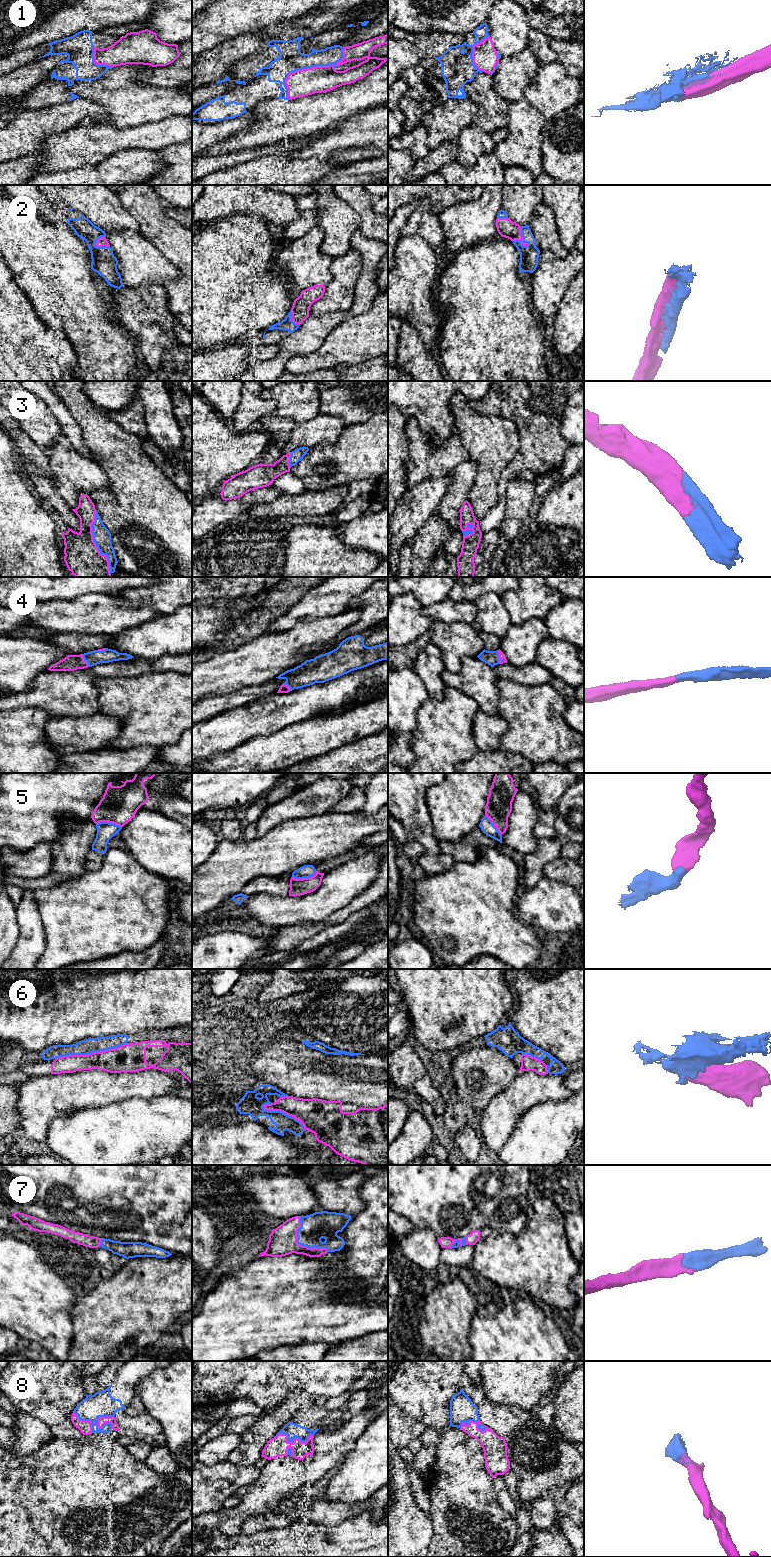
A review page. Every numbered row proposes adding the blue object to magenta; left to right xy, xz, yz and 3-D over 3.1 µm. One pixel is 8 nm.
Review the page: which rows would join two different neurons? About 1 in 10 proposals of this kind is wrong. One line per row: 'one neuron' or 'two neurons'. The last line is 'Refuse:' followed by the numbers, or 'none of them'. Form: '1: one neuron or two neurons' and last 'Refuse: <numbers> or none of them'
1: one neuron
2: one neuron
3: one neuron
4: one neuron
5: one neuron
6: one neuron
7: one neuron
8: one neuron
Refuse: none of them

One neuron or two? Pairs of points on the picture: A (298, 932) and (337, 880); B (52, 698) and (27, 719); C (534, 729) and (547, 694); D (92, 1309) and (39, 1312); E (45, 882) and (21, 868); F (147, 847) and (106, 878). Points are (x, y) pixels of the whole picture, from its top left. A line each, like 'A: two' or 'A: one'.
A: two
B: two
C: one
D: two
E: two
F: two

